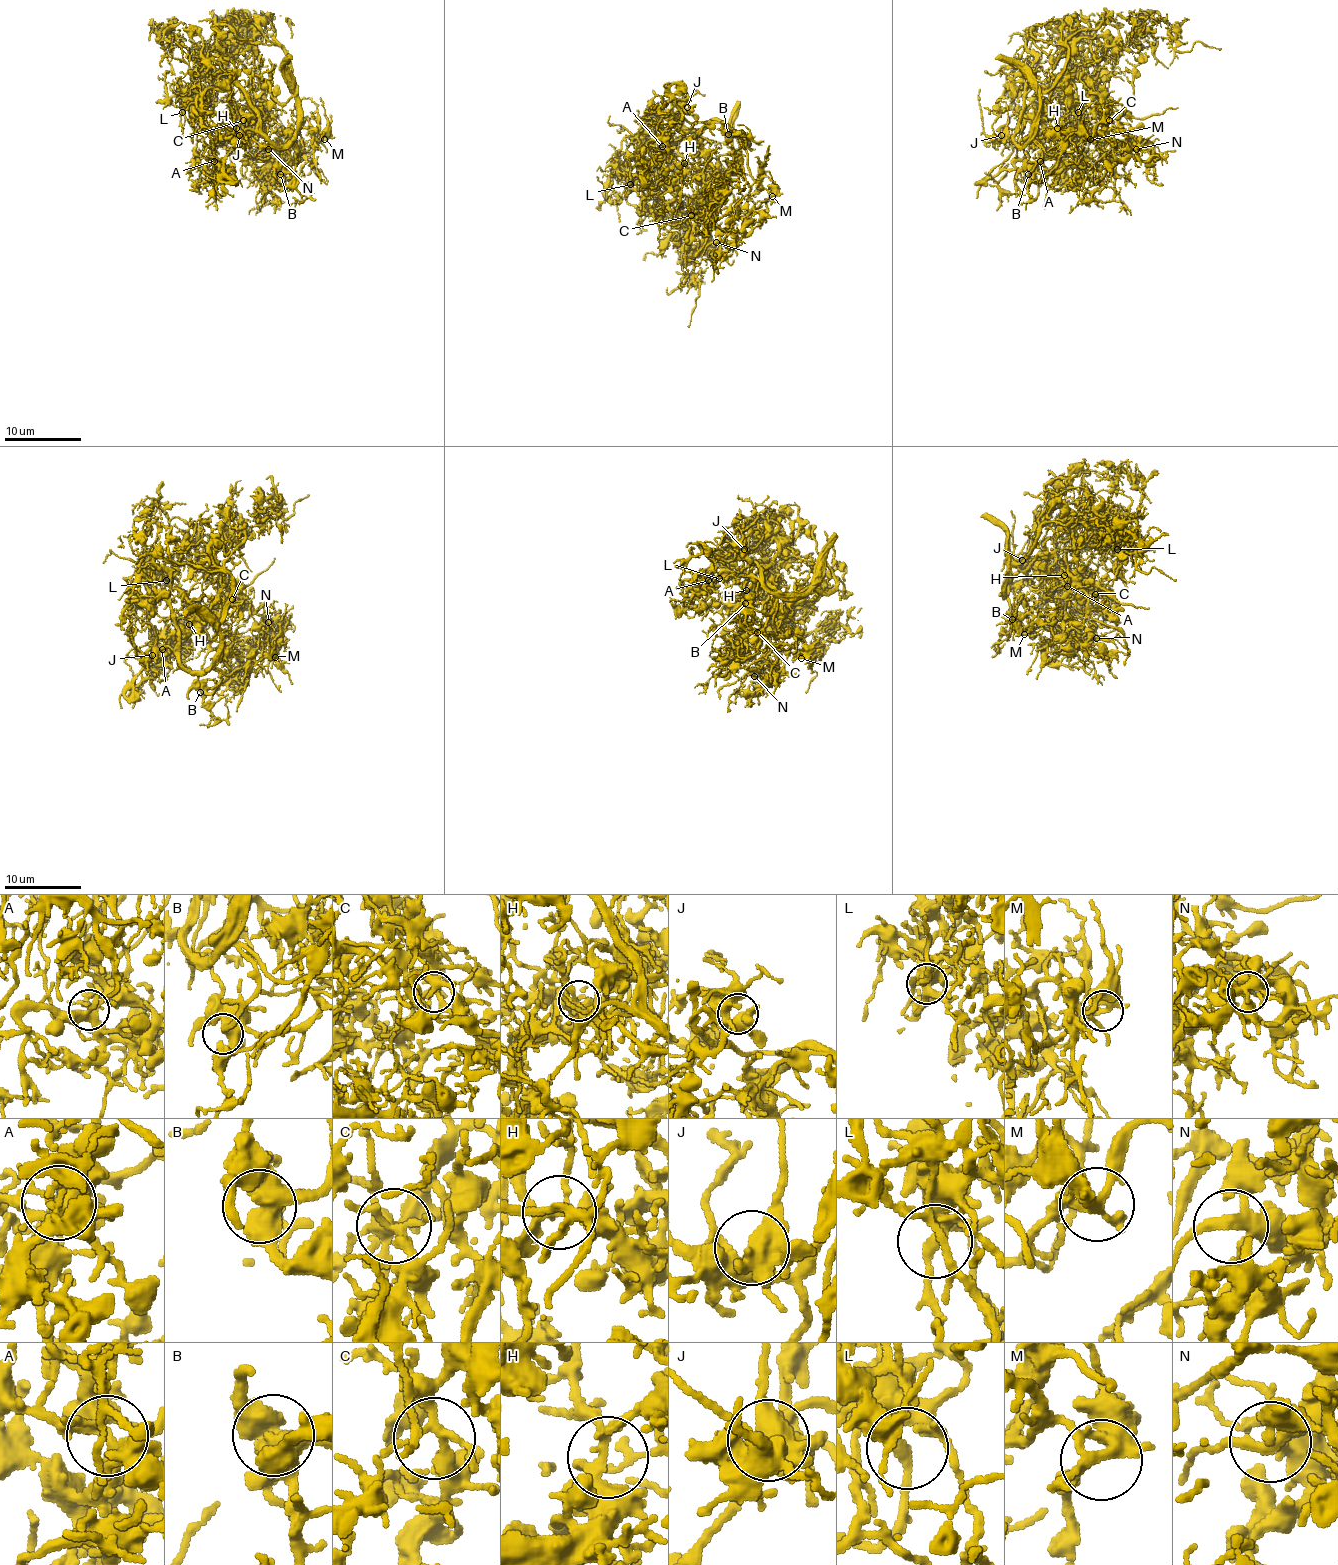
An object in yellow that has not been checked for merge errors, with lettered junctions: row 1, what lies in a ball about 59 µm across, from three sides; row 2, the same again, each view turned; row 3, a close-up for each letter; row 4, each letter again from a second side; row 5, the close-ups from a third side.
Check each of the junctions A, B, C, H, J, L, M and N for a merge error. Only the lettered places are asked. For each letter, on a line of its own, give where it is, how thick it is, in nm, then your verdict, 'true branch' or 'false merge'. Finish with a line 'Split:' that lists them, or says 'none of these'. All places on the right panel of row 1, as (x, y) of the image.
A: (1040, 161) | 360 nm | true branch
B: (1028, 174) | 550 nm | true branch
C: (1109, 120) | 240 nm | true branch
H: (1057, 128) | 240 nm | true branch
J: (1001, 135) | 440 nm | true branch
L: (1078, 112) | 200 nm | true branch
M: (1090, 139) | 280 nm | true branch
N: (1136, 149) | 320 nm | true branch
Split: none of these

